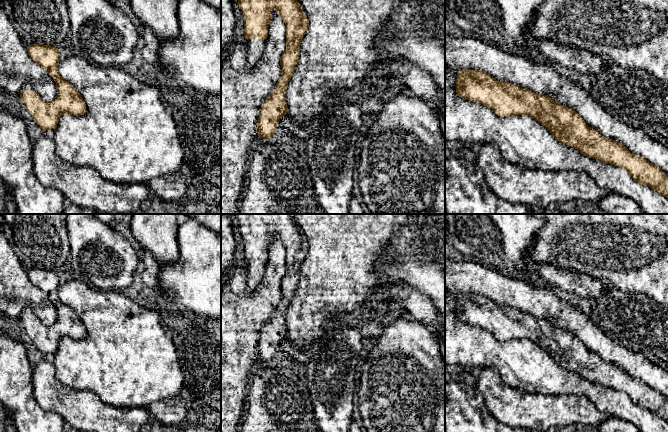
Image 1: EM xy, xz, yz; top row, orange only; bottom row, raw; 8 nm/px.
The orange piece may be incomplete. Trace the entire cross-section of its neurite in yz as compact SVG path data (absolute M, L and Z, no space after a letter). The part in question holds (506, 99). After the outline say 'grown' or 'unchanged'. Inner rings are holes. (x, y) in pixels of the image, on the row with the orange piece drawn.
M467 69L457 73L456 93L461 98L490 107L500 117L527 115L545 126L559 142L577 149L589 158L624 168L638 184L649 186L668 198L668 176L659 167L631 153L620 142L604 137L589 127L575 110L555 102L550 96L534 93L507 81L499 82L482 70Z; unchanged

